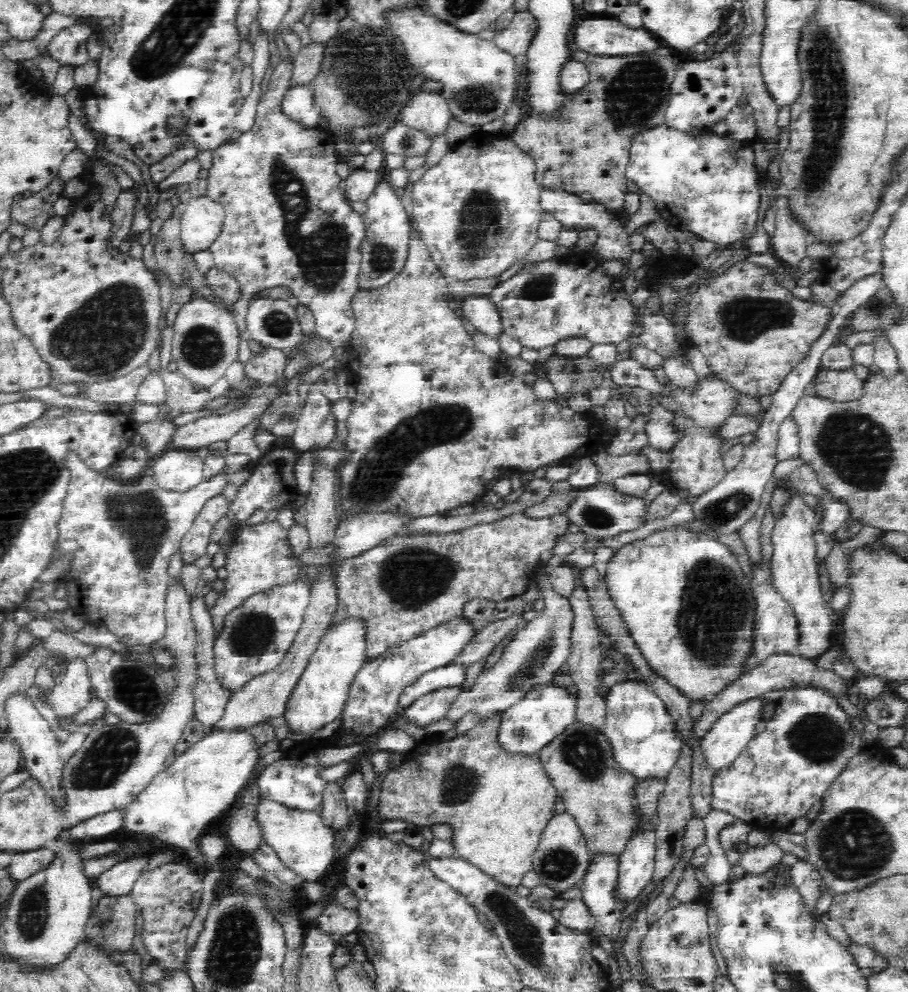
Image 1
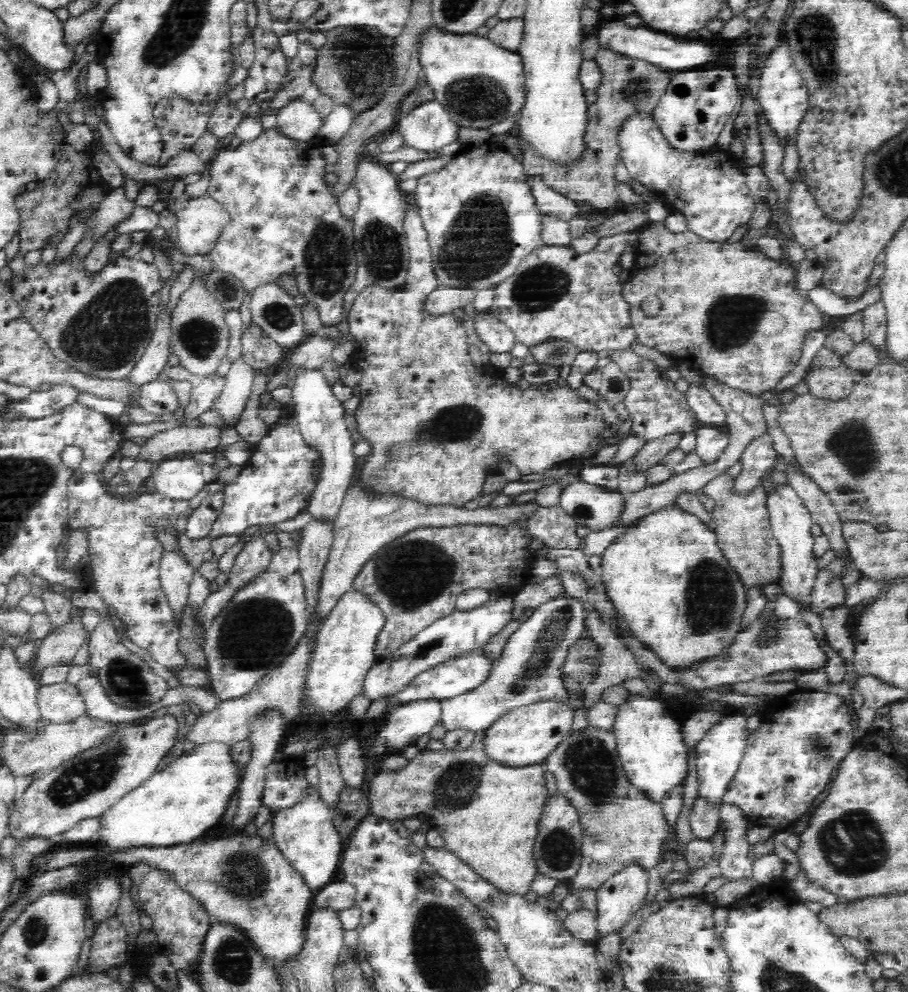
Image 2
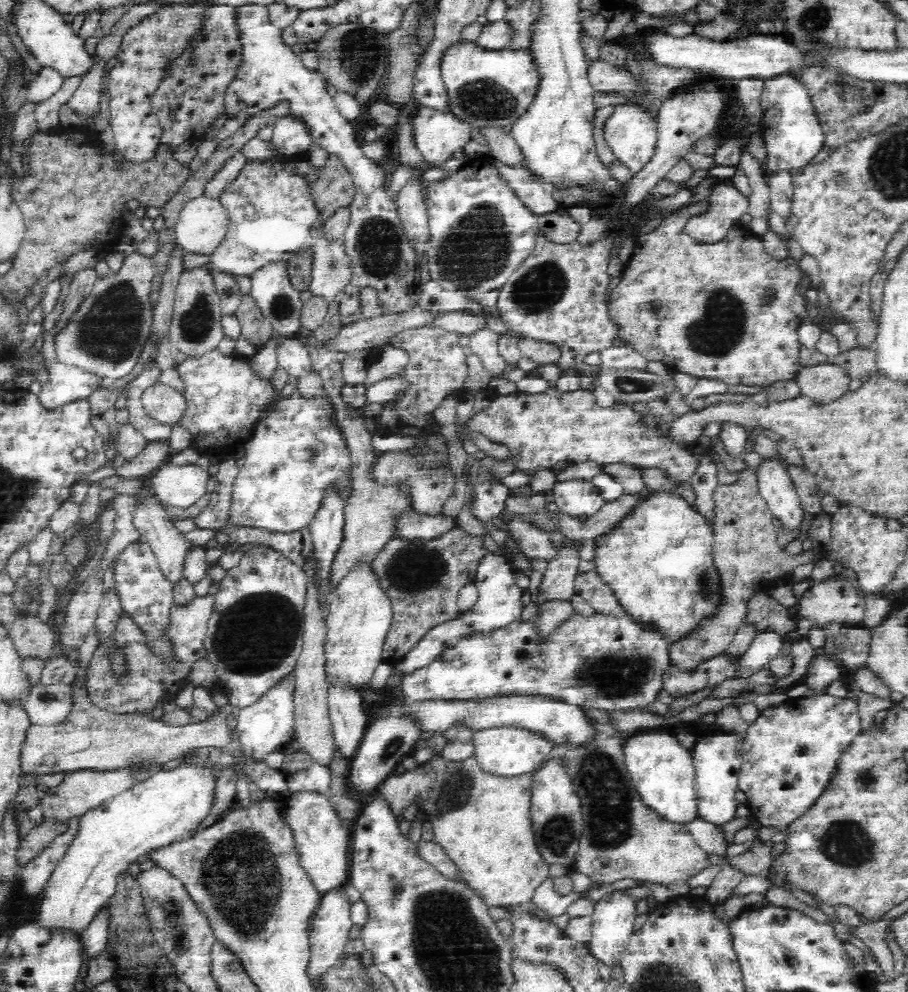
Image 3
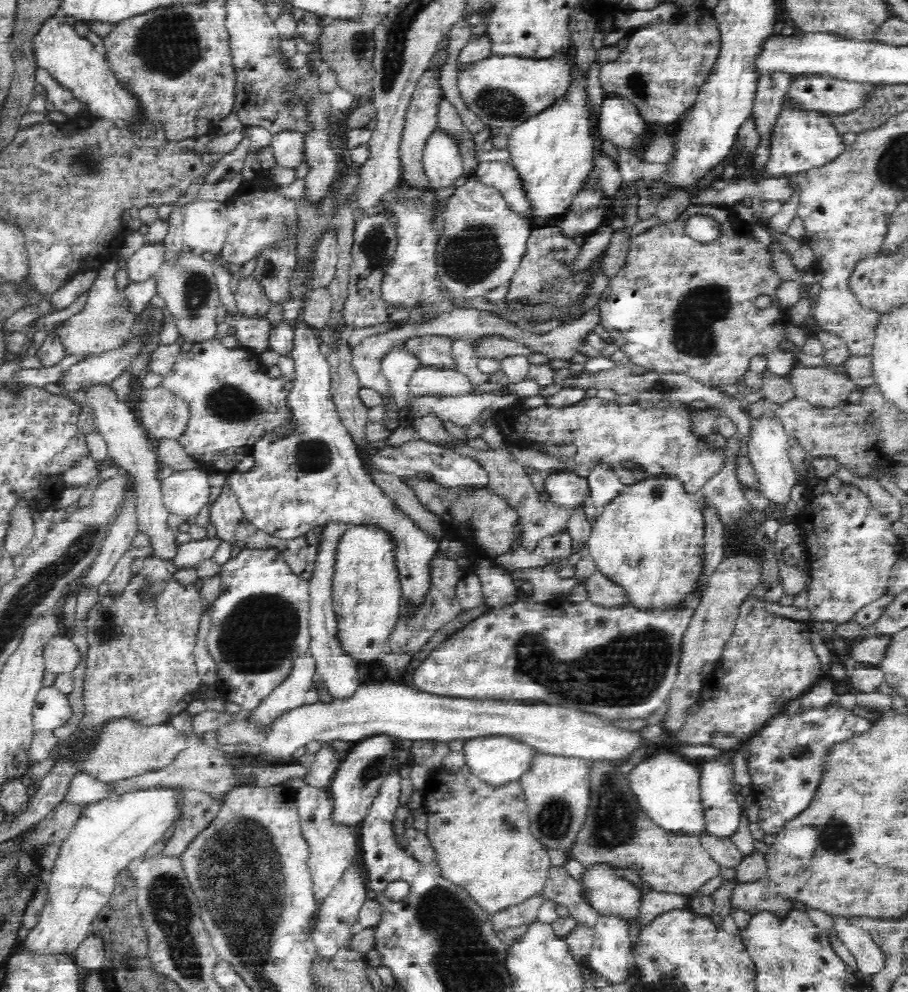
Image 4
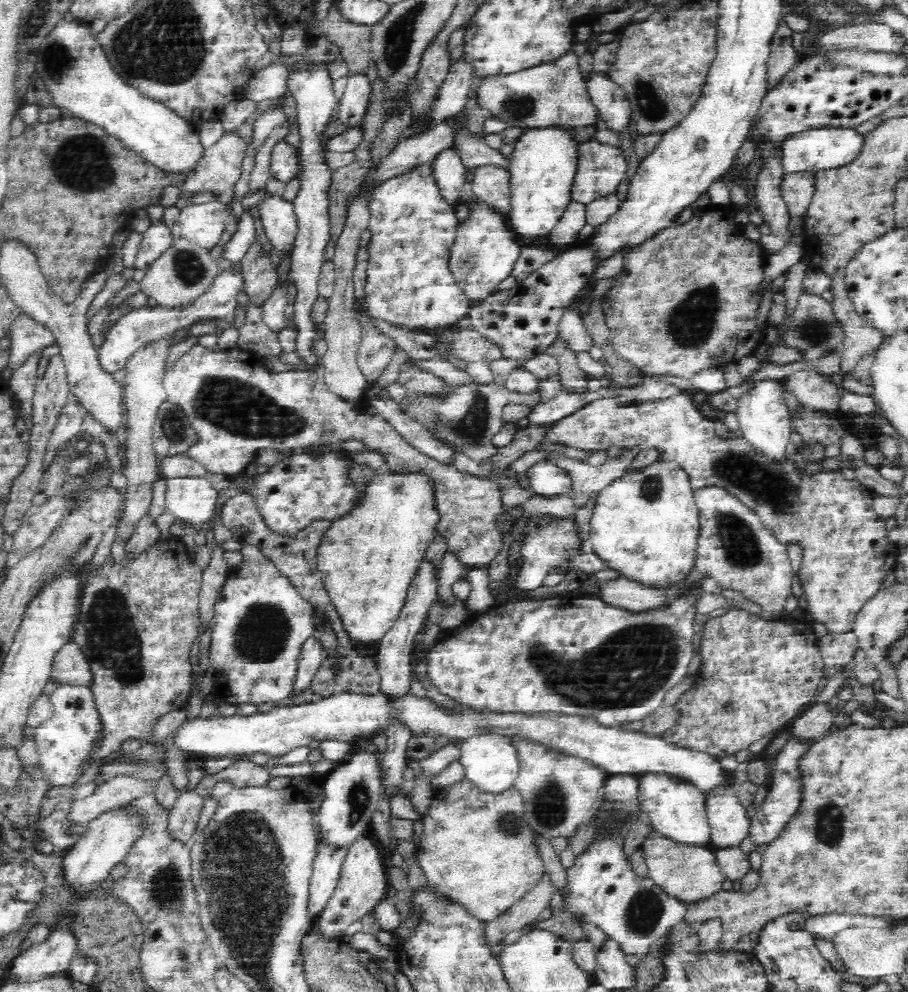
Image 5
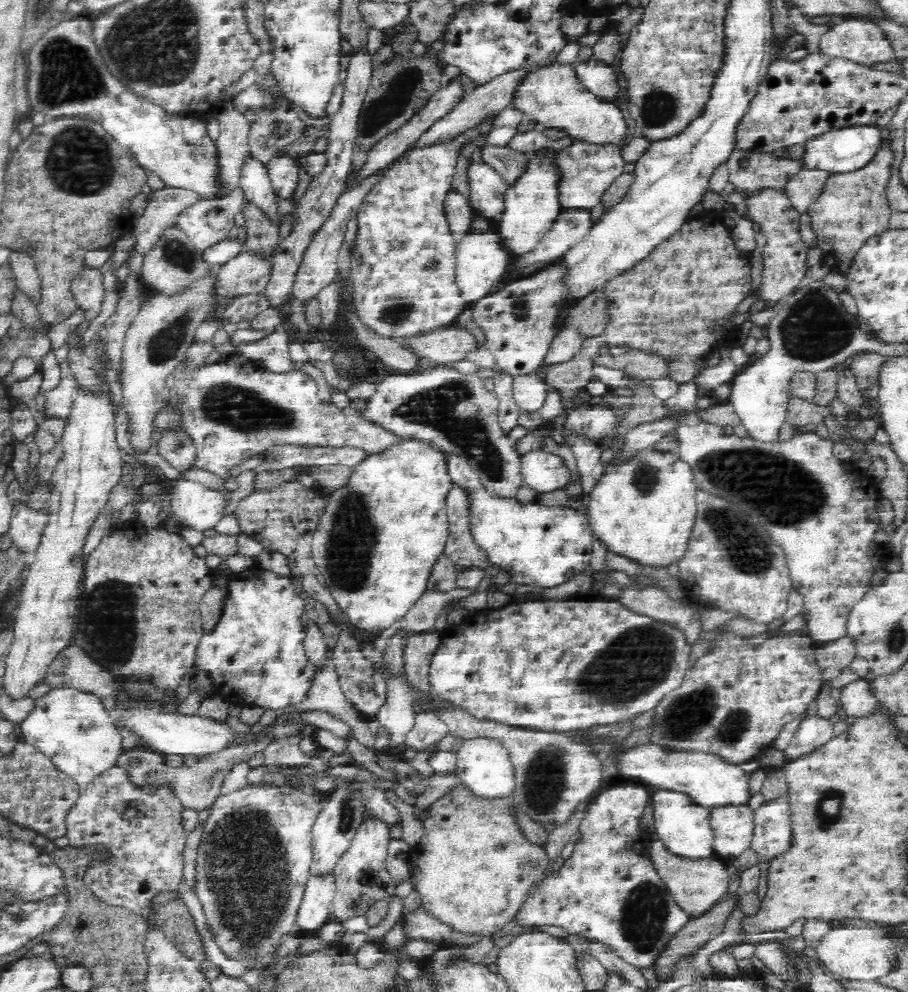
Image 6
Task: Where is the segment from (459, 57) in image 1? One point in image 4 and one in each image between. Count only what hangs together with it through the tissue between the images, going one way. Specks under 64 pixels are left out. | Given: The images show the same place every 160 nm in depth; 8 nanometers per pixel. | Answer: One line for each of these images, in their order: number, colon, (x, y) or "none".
2: (479, 84)
3: (486, 88)
4: (503, 92)

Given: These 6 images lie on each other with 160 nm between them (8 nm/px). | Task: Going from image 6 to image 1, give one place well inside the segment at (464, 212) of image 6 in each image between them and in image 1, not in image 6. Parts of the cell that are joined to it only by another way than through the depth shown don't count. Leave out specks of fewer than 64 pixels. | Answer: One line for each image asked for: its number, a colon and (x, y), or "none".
1: (429, 113)
2: (428, 128)
3: (438, 135)
4: (441, 161)
5: (450, 172)

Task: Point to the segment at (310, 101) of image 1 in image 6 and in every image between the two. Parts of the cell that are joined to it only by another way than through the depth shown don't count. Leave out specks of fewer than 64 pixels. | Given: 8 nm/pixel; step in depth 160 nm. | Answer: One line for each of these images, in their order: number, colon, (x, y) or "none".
2: (300, 122)
3: (291, 139)
4: (287, 146)
5: (284, 163)
6: (284, 173)

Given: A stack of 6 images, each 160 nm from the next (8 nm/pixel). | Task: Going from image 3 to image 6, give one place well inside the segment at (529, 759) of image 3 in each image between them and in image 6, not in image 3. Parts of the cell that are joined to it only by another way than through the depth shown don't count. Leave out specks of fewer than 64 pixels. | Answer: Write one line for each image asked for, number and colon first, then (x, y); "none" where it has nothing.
4: (496, 760)
5: (490, 764)
6: (483, 765)

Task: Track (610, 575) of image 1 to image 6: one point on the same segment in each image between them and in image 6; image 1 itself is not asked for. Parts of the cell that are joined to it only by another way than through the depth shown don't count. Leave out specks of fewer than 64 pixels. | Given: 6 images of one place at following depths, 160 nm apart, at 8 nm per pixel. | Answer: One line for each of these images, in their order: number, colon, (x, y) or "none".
2: (666, 577)
3: (658, 561)
4: (649, 539)
5: (645, 524)
6: (644, 507)

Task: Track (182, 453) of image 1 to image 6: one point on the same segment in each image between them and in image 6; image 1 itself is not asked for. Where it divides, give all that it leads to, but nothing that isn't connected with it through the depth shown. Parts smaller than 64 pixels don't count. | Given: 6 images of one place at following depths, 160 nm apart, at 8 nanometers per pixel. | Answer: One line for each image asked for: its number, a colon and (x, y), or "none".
2: (176, 479)
3: (180, 486)
4: (184, 493)
5: (193, 500)
6: (196, 505)

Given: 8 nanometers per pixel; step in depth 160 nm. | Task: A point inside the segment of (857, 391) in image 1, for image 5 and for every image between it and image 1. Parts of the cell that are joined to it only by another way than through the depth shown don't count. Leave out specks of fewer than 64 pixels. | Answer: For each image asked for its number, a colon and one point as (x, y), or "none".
2: (836, 383)
3: (823, 384)
4: (823, 387)
5: (814, 392)

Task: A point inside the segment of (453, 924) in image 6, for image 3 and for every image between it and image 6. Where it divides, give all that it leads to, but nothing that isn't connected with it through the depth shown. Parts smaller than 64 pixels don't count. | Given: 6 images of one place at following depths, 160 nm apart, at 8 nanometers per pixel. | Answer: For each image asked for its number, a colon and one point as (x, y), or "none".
3: (483, 822)
4: (480, 836)
5: (476, 849)

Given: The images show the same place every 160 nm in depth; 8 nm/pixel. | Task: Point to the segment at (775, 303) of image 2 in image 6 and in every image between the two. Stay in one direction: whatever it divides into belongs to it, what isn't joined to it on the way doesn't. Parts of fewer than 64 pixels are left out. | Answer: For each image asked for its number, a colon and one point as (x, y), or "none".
3: (729, 312)
4: (678, 305)
5: (687, 299)
6: (667, 304)

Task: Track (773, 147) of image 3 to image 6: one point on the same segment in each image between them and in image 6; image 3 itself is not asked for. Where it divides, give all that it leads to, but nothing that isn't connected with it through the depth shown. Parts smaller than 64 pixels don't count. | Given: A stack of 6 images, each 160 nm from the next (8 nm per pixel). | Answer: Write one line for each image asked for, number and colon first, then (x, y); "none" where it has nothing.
4: (800, 140)
5: (826, 148)
6: (847, 150)

